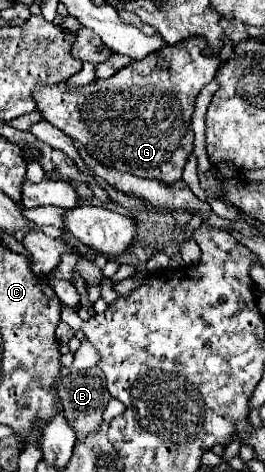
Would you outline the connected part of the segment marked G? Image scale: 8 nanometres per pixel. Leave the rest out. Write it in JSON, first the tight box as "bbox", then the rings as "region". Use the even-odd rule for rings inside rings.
{"bbox":[34,37,220,185],"region":[[[192,37],[184,43],[168,45],[166,49],[160,51],[160,55],[168,63],[168,69],[154,71],[156,55],[148,55],[142,61],[128,63],[110,79],[94,81],[76,89],[66,89],[64,83],[58,83],[54,87],[40,87],[36,89],[34,97],[44,119],[56,125],[58,129],[62,129],[66,135],[72,135],[72,139],[80,141],[88,149],[88,153],[100,163],[124,173],[132,173],[146,179],[160,179],[168,185],[174,185],[182,177],[182,169],[192,153],[194,133],[190,119],[194,111],[194,101],[200,89],[214,79],[220,63],[218,55],[208,57],[202,53],[202,49],[204,49],[204,39]]]}

